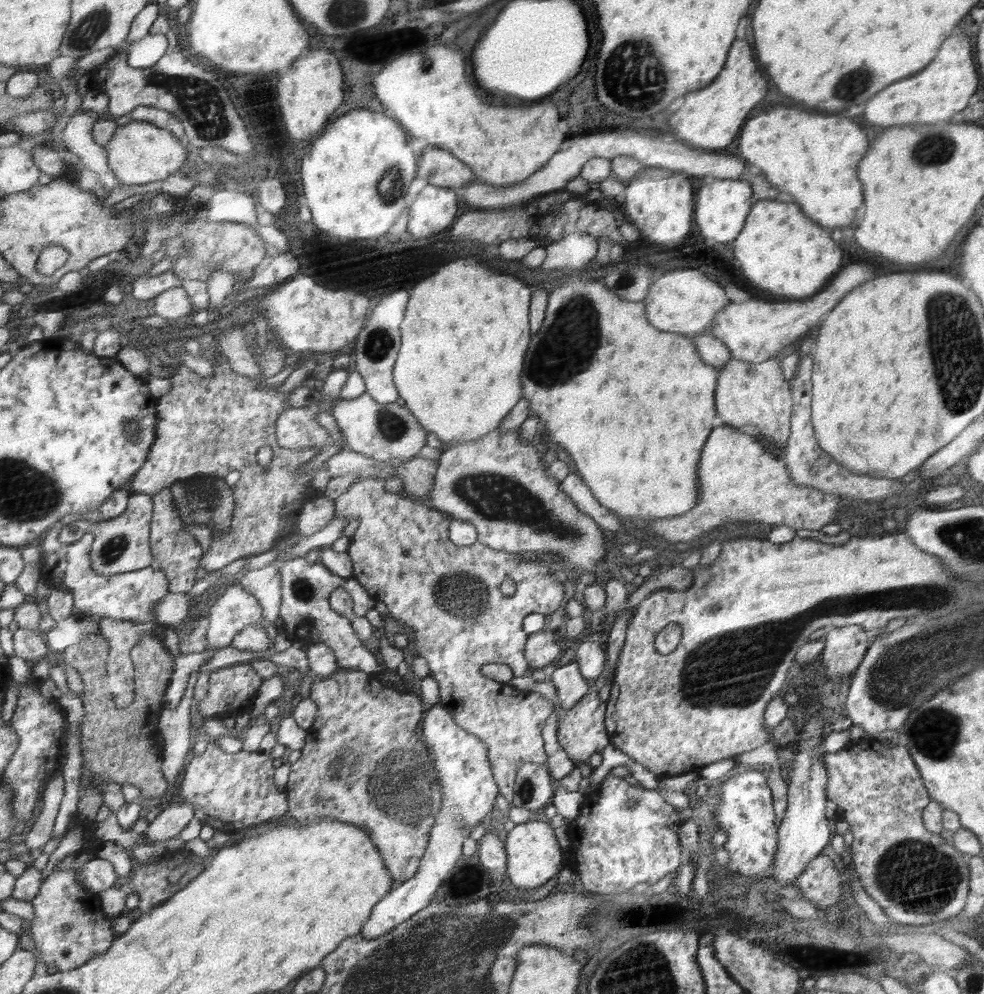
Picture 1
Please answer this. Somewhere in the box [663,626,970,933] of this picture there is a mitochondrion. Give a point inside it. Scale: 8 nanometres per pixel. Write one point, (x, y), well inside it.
(915, 875)

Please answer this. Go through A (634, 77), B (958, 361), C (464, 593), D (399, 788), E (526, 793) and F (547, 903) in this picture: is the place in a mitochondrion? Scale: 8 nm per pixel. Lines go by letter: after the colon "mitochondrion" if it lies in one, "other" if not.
A: mitochondrion
B: mitochondrion
C: mitochondrion
D: mitochondrion
E: mitochondrion
F: other

